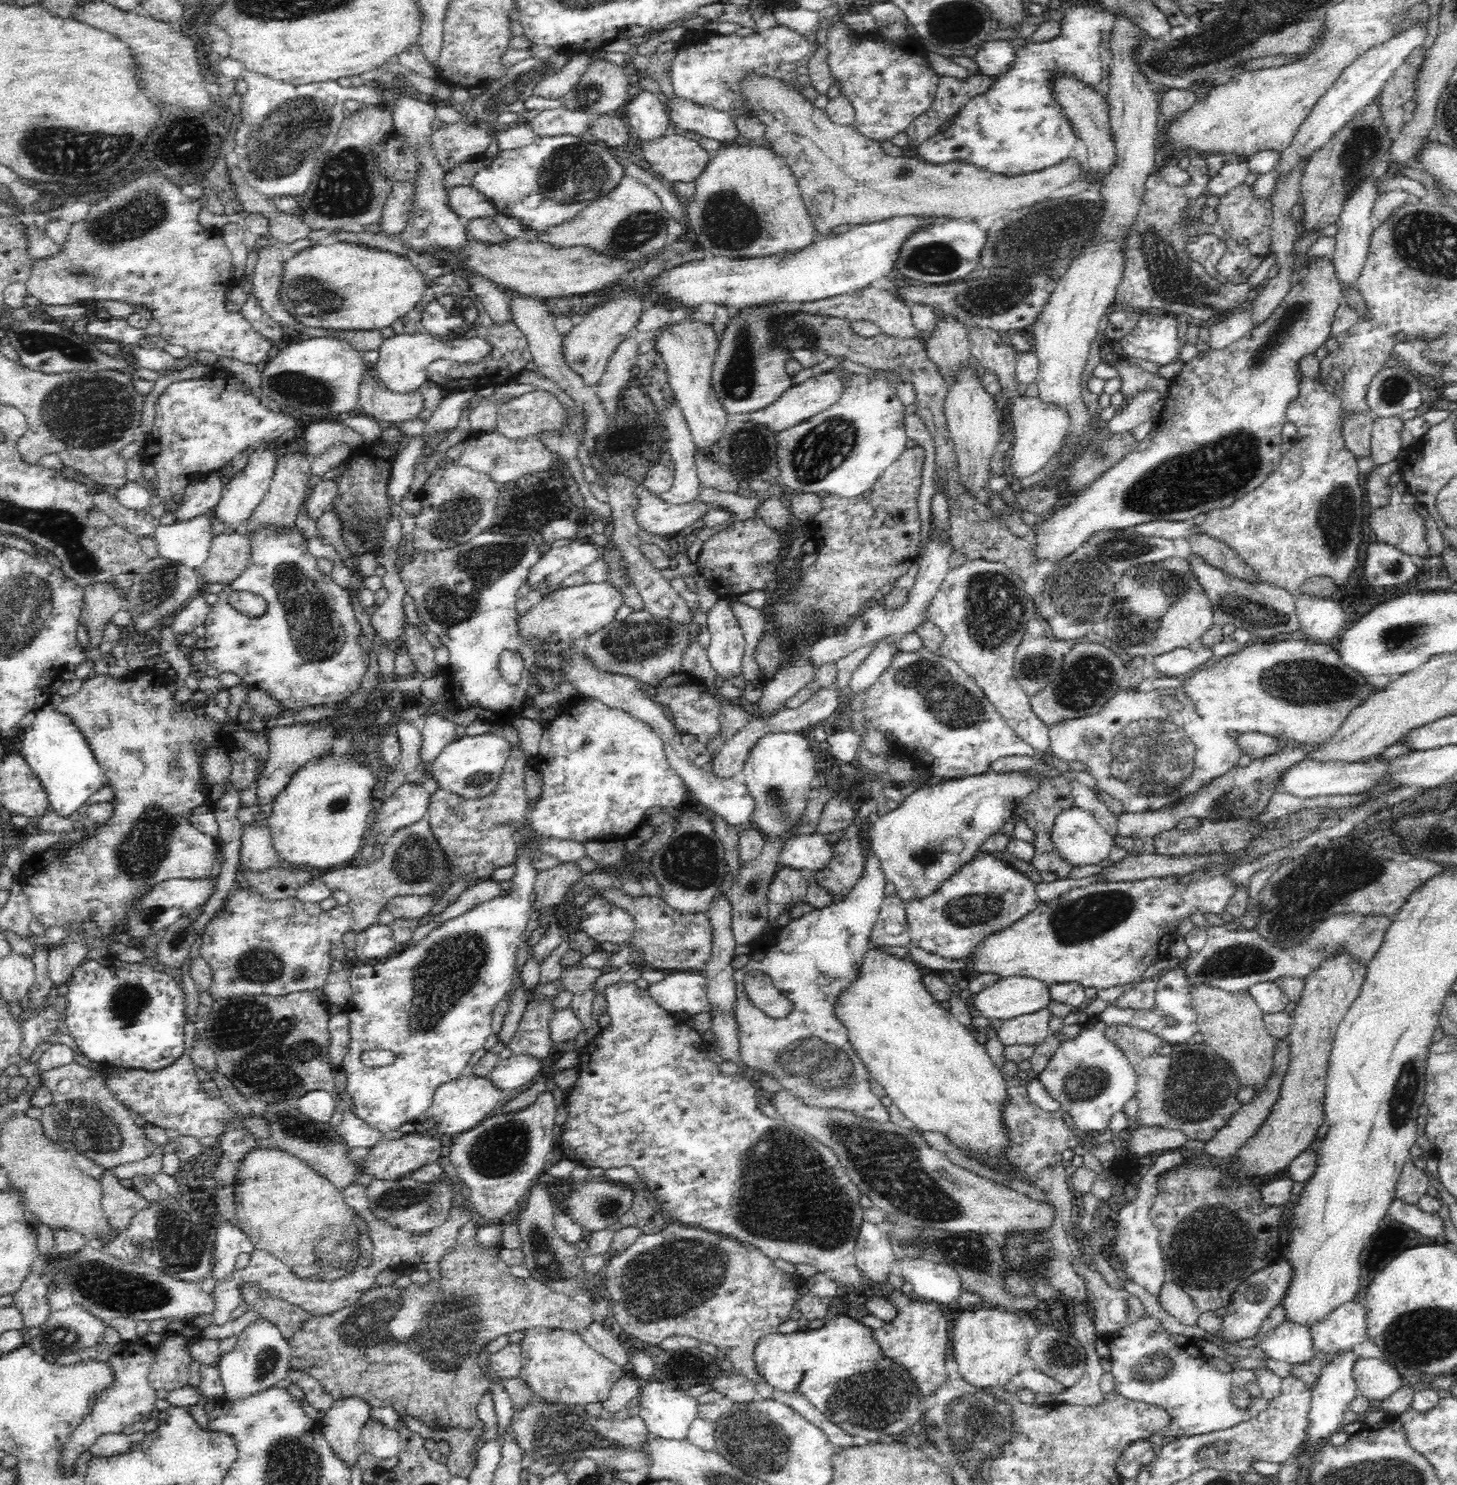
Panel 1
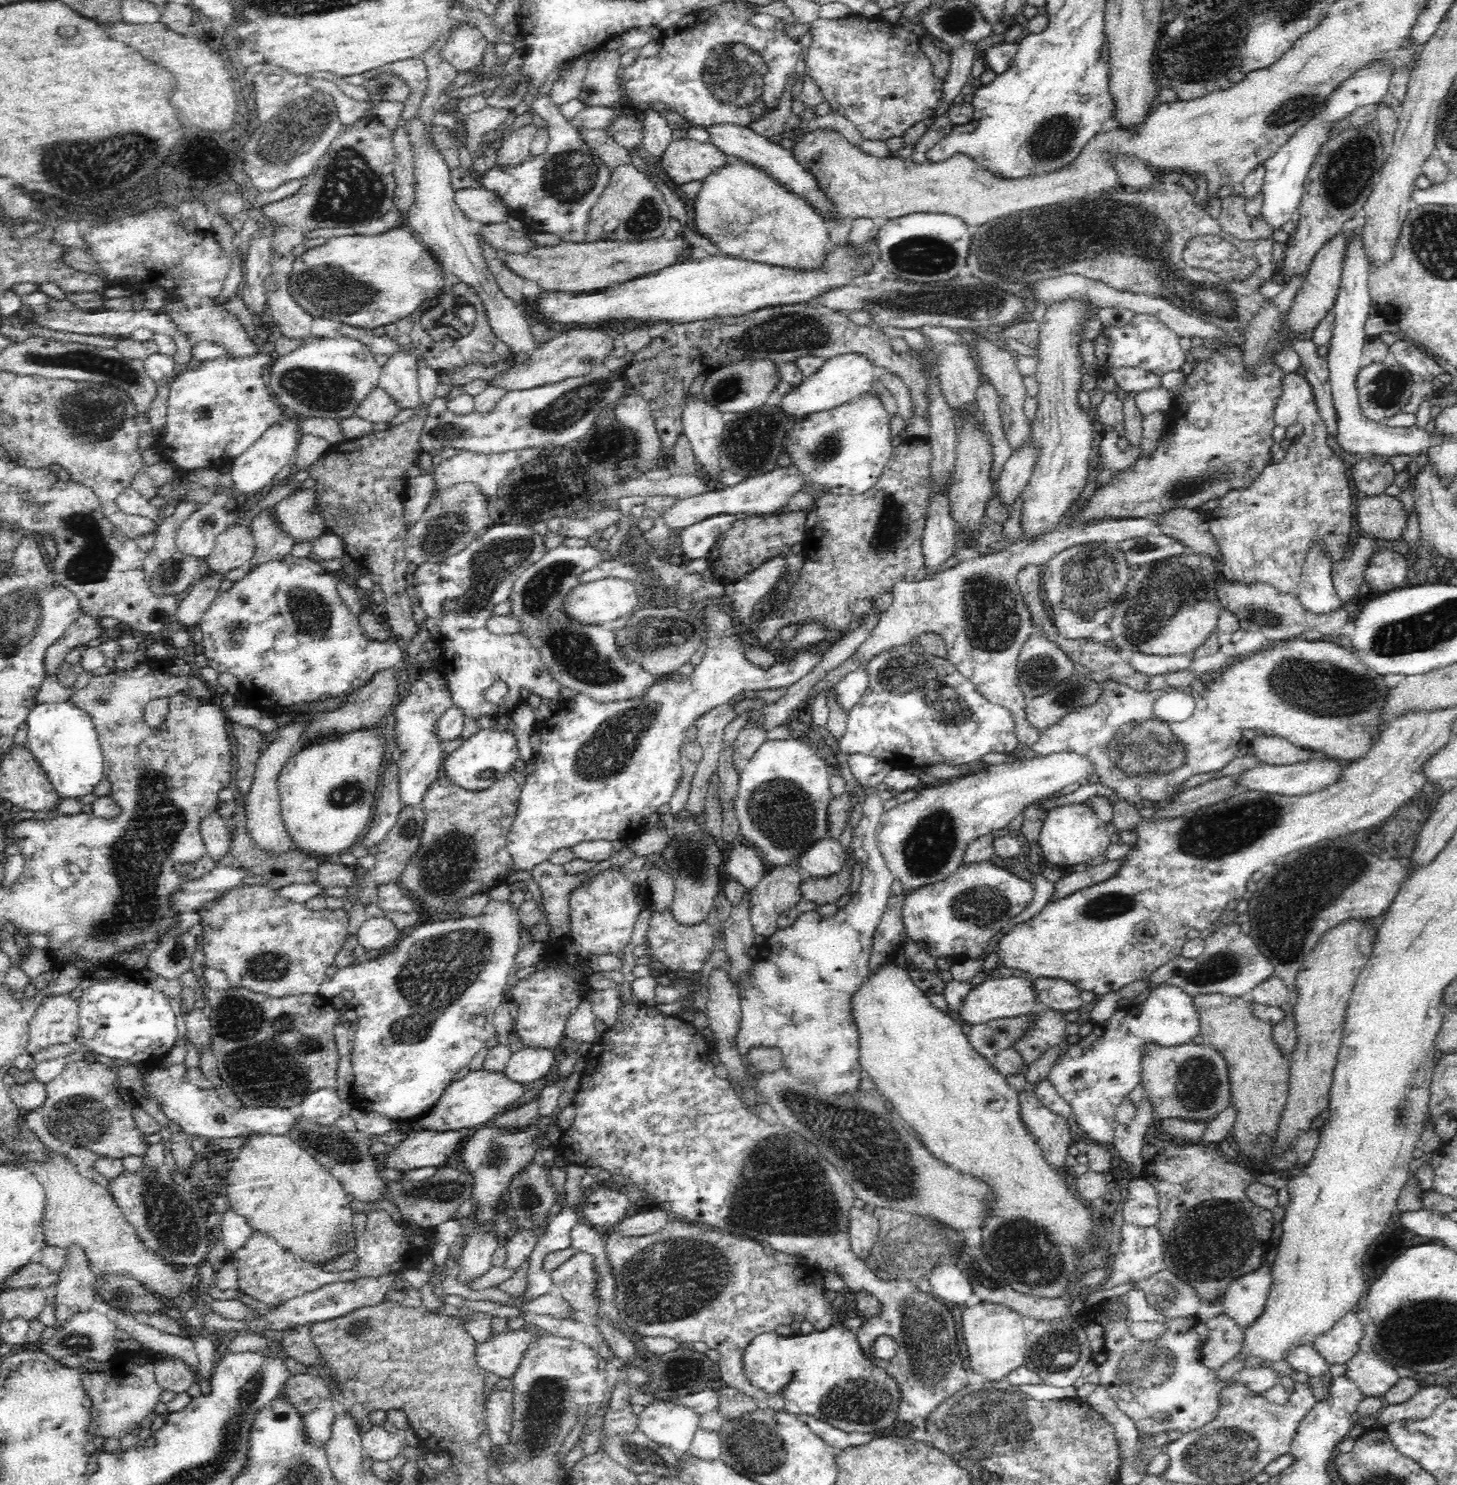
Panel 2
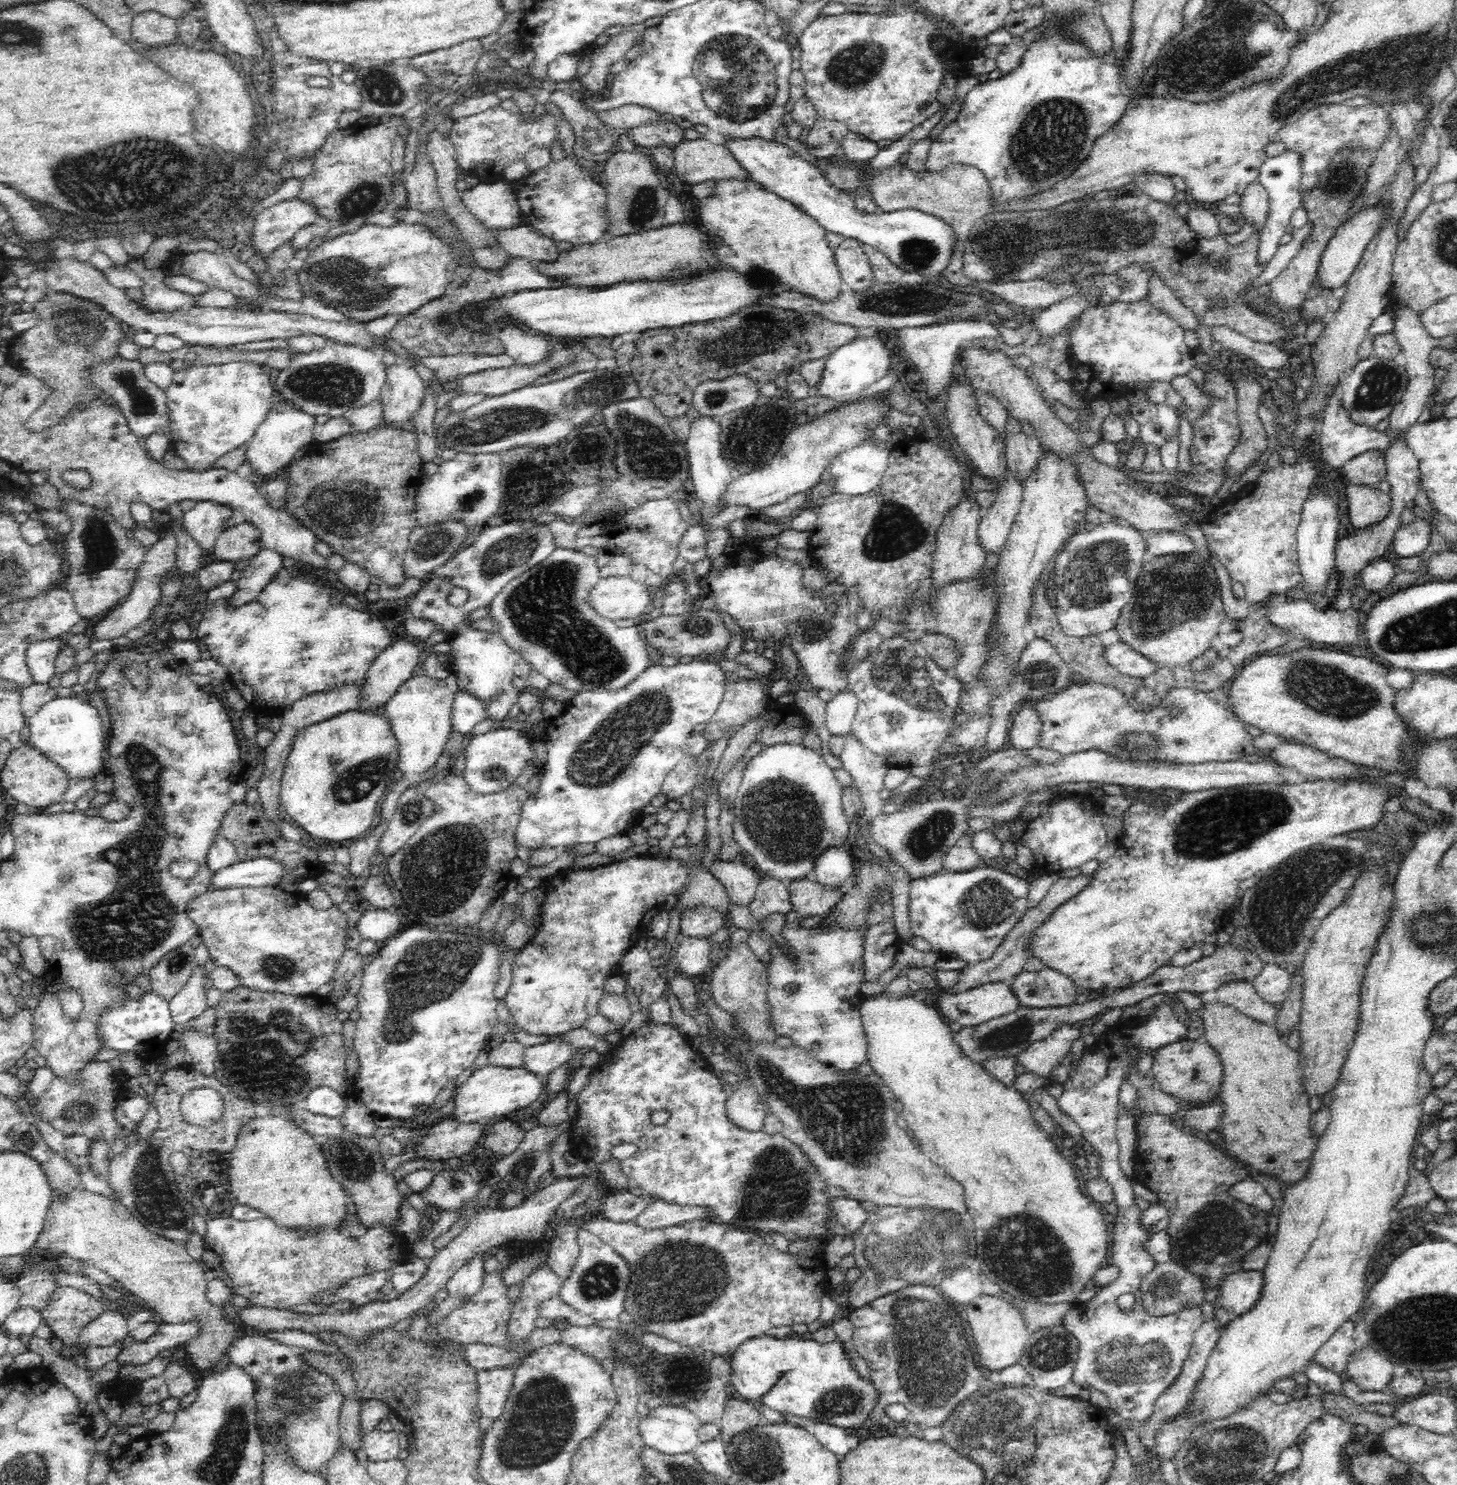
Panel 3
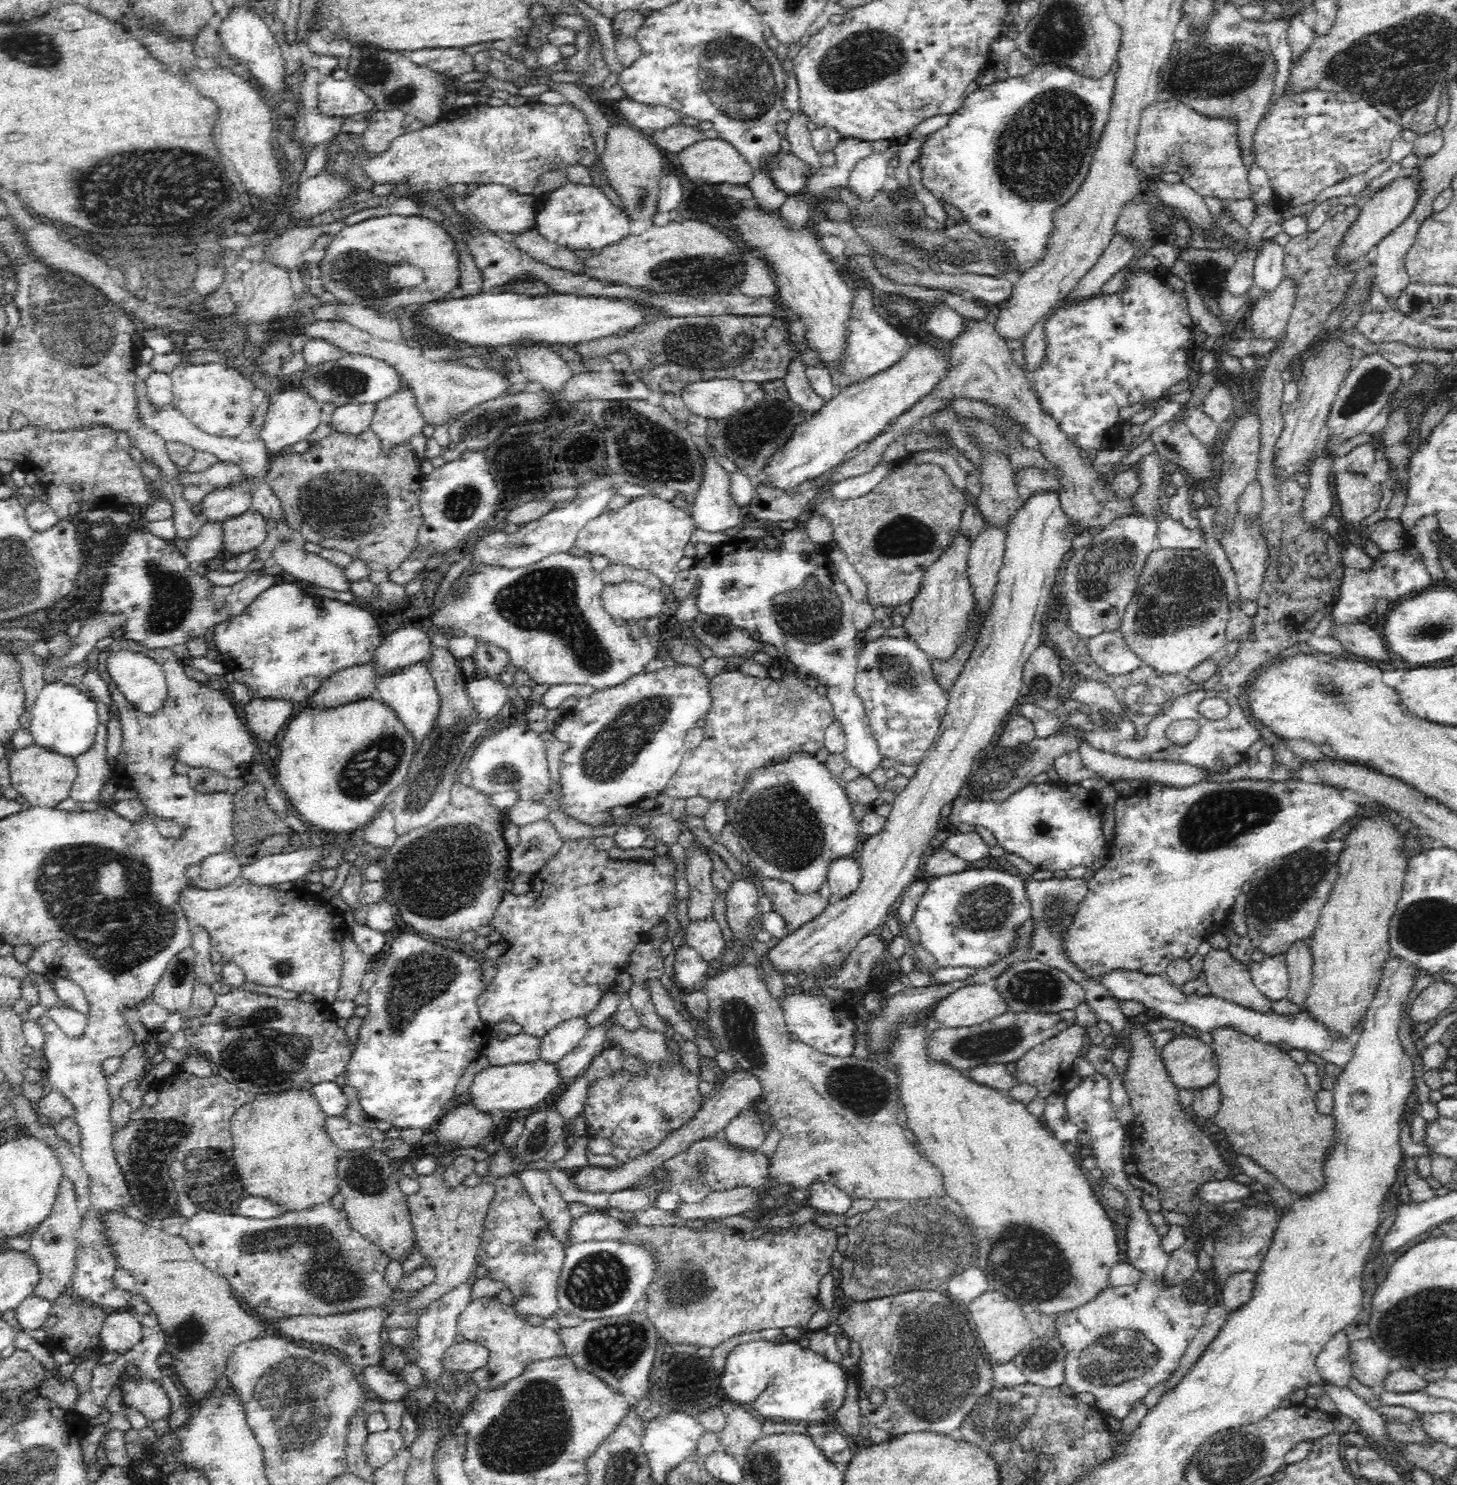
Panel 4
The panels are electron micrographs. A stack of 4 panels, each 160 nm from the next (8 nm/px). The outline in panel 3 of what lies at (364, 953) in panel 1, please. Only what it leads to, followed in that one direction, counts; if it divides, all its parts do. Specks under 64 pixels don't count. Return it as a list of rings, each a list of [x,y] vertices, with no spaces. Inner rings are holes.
[[[361,907],[359,921],[355,926],[364,940],[372,942],[386,942],[388,938],[396,936],[401,927],[395,910],[374,909]]]

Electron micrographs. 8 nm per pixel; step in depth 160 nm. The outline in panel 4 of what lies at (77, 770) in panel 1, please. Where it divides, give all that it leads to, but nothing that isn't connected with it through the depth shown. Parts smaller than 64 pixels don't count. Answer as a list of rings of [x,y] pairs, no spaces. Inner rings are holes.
[[[58,681],[46,684],[32,706],[32,720],[29,732],[34,744],[64,758],[78,758],[86,754],[96,740],[97,726],[100,724],[96,703],[78,687],[68,686]]]

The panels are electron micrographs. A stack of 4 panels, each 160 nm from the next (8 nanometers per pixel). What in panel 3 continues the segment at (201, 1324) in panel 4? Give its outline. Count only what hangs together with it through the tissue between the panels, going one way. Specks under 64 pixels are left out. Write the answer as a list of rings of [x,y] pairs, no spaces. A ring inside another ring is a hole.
[[[71,1188],[66,1194],[53,1193],[46,1217],[46,1226],[42,1234],[38,1236],[36,1248],[48,1248],[62,1252],[72,1258],[78,1258],[84,1262],[92,1263],[98,1270],[101,1270],[108,1278],[117,1282],[120,1290],[131,1293],[146,1302],[159,1322],[179,1323],[192,1317],[198,1317],[202,1321],[202,1332],[185,1343],[184,1350],[191,1359],[193,1368],[201,1370],[212,1370],[220,1361],[220,1358],[227,1354],[230,1343],[238,1337],[238,1327],[228,1319],[224,1313],[224,1305],[213,1306],[206,1299],[205,1273],[207,1269],[203,1263],[198,1263],[186,1251],[180,1242],[172,1242],[161,1236],[152,1234],[142,1223],[118,1200],[102,1196],[98,1192],[84,1188]]]

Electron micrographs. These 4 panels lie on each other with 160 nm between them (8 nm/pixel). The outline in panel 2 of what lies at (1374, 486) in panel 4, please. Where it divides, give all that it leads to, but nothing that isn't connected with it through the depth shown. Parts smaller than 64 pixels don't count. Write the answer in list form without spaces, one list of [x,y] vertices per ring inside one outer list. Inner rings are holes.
[[[1383,493],[1374,498],[1358,498],[1355,516],[1366,538],[1404,544],[1408,512],[1397,497]]]

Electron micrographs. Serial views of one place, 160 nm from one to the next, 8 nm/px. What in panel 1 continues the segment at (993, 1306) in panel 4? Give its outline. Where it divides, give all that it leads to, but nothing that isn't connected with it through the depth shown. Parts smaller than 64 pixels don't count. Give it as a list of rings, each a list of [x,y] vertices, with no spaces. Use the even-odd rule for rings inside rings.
[[[978,1308],[962,1311],[953,1325],[951,1349],[962,1380],[979,1389],[992,1389],[1019,1374],[1020,1359],[1029,1343],[1022,1317],[1002,1308]]]

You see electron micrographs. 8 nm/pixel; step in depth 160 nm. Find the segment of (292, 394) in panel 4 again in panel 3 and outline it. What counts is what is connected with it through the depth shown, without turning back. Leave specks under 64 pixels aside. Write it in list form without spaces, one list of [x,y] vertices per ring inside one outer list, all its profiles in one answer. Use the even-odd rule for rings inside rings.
[[[279,398],[275,406],[258,426],[256,434],[247,442],[245,465],[249,466],[250,473],[266,480],[277,476],[299,457],[299,451],[313,441],[313,428],[316,426],[315,417],[302,410],[298,410],[290,402]]]

